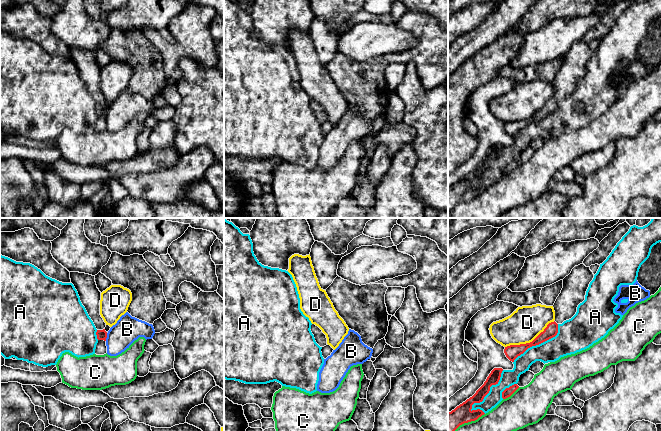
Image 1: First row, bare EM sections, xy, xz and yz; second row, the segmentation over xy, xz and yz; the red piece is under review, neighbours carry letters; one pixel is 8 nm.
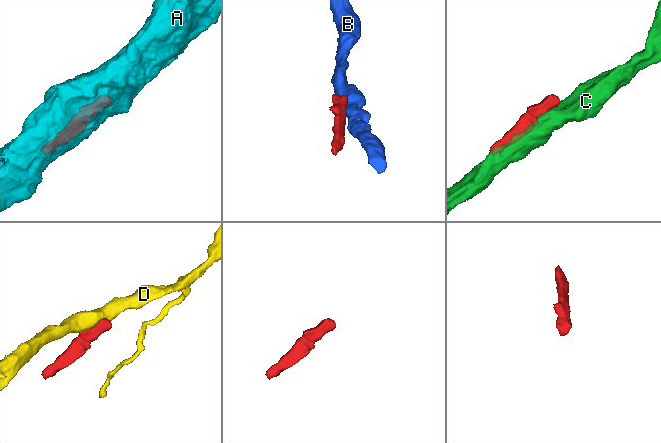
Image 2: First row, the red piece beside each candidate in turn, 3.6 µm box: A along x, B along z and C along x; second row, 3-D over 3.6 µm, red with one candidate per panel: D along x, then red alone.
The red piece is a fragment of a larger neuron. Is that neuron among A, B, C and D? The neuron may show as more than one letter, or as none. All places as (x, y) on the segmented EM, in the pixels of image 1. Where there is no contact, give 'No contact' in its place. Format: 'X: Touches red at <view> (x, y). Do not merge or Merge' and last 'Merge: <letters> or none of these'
A: Touches red at yz (488, 392). Do not merge
B: Touches red at xy (106, 337). Do not merge
C: Touches red at yz (469, 421). Do not merge
D: Touches red at yz (530, 342). Do not merge
Merge: none of these

